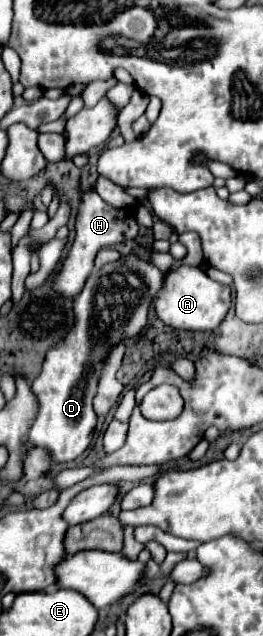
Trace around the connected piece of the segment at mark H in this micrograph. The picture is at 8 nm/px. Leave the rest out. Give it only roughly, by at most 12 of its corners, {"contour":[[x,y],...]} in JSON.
{"contour":[[86,191],[76,239],[54,289],[82,291],[94,257],[138,233],[132,209],[116,209]]}

